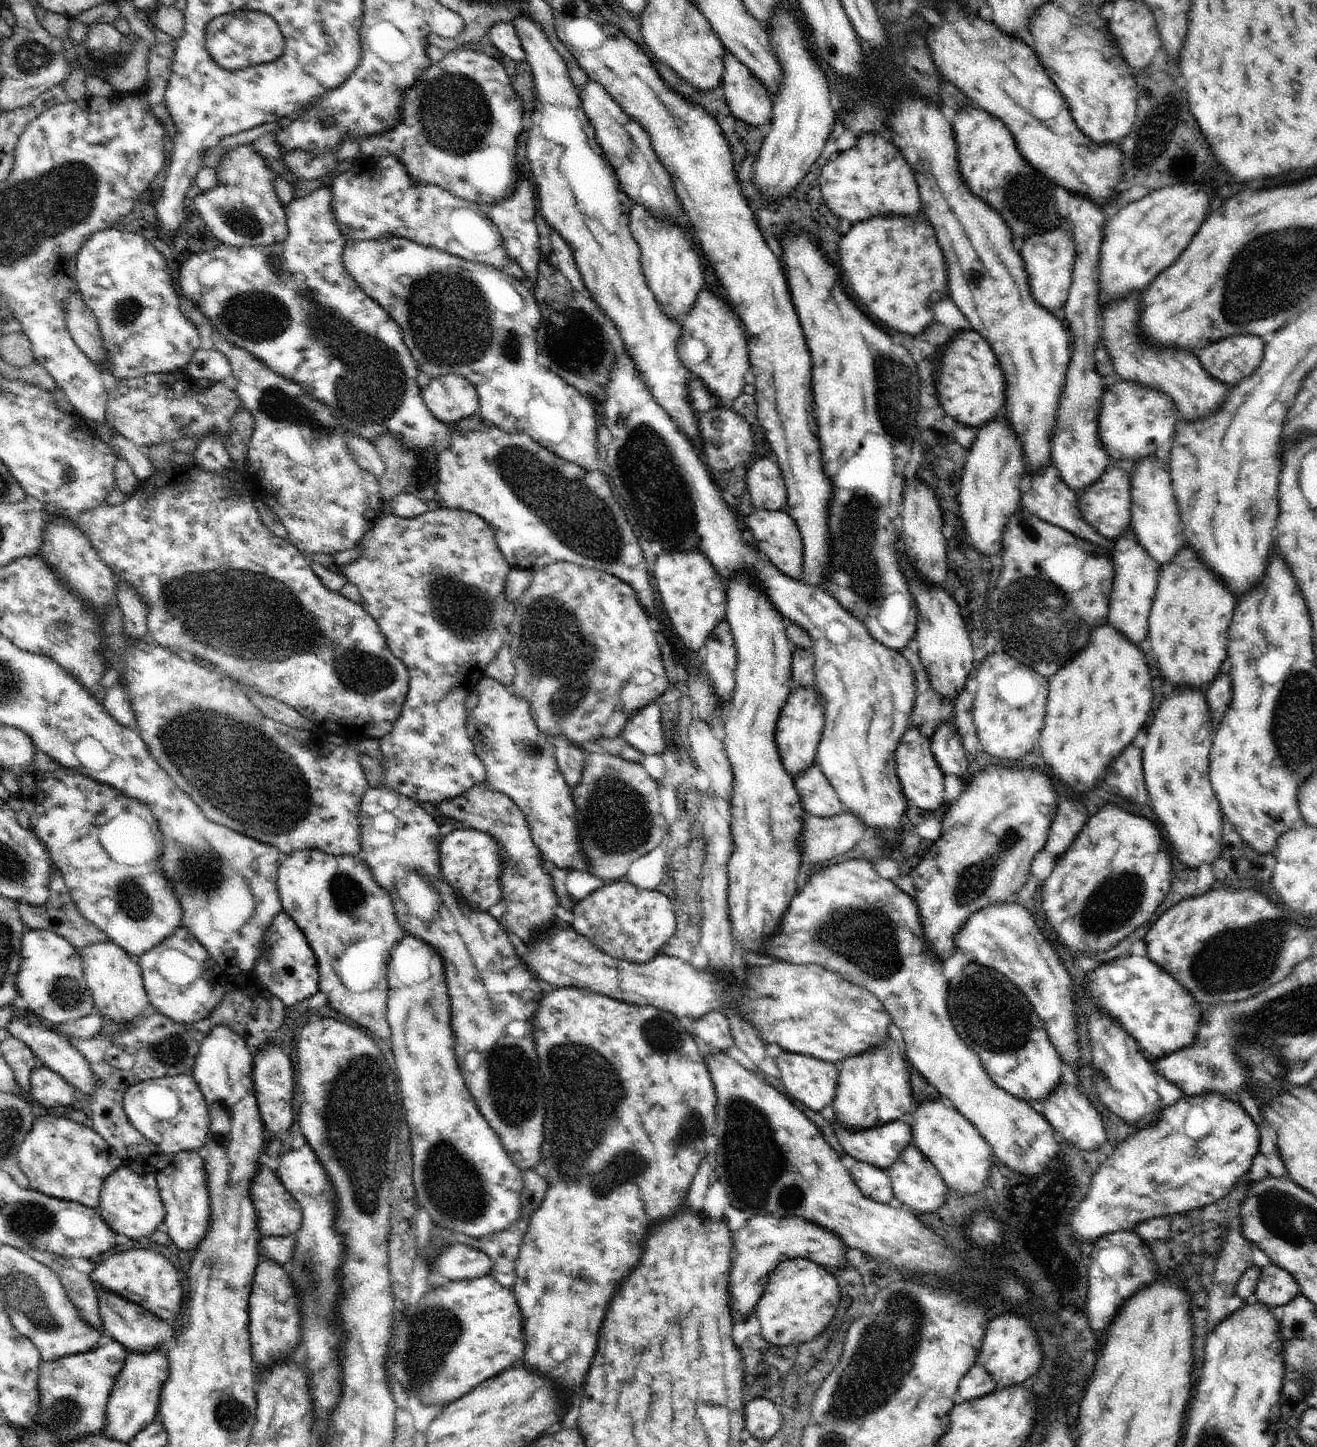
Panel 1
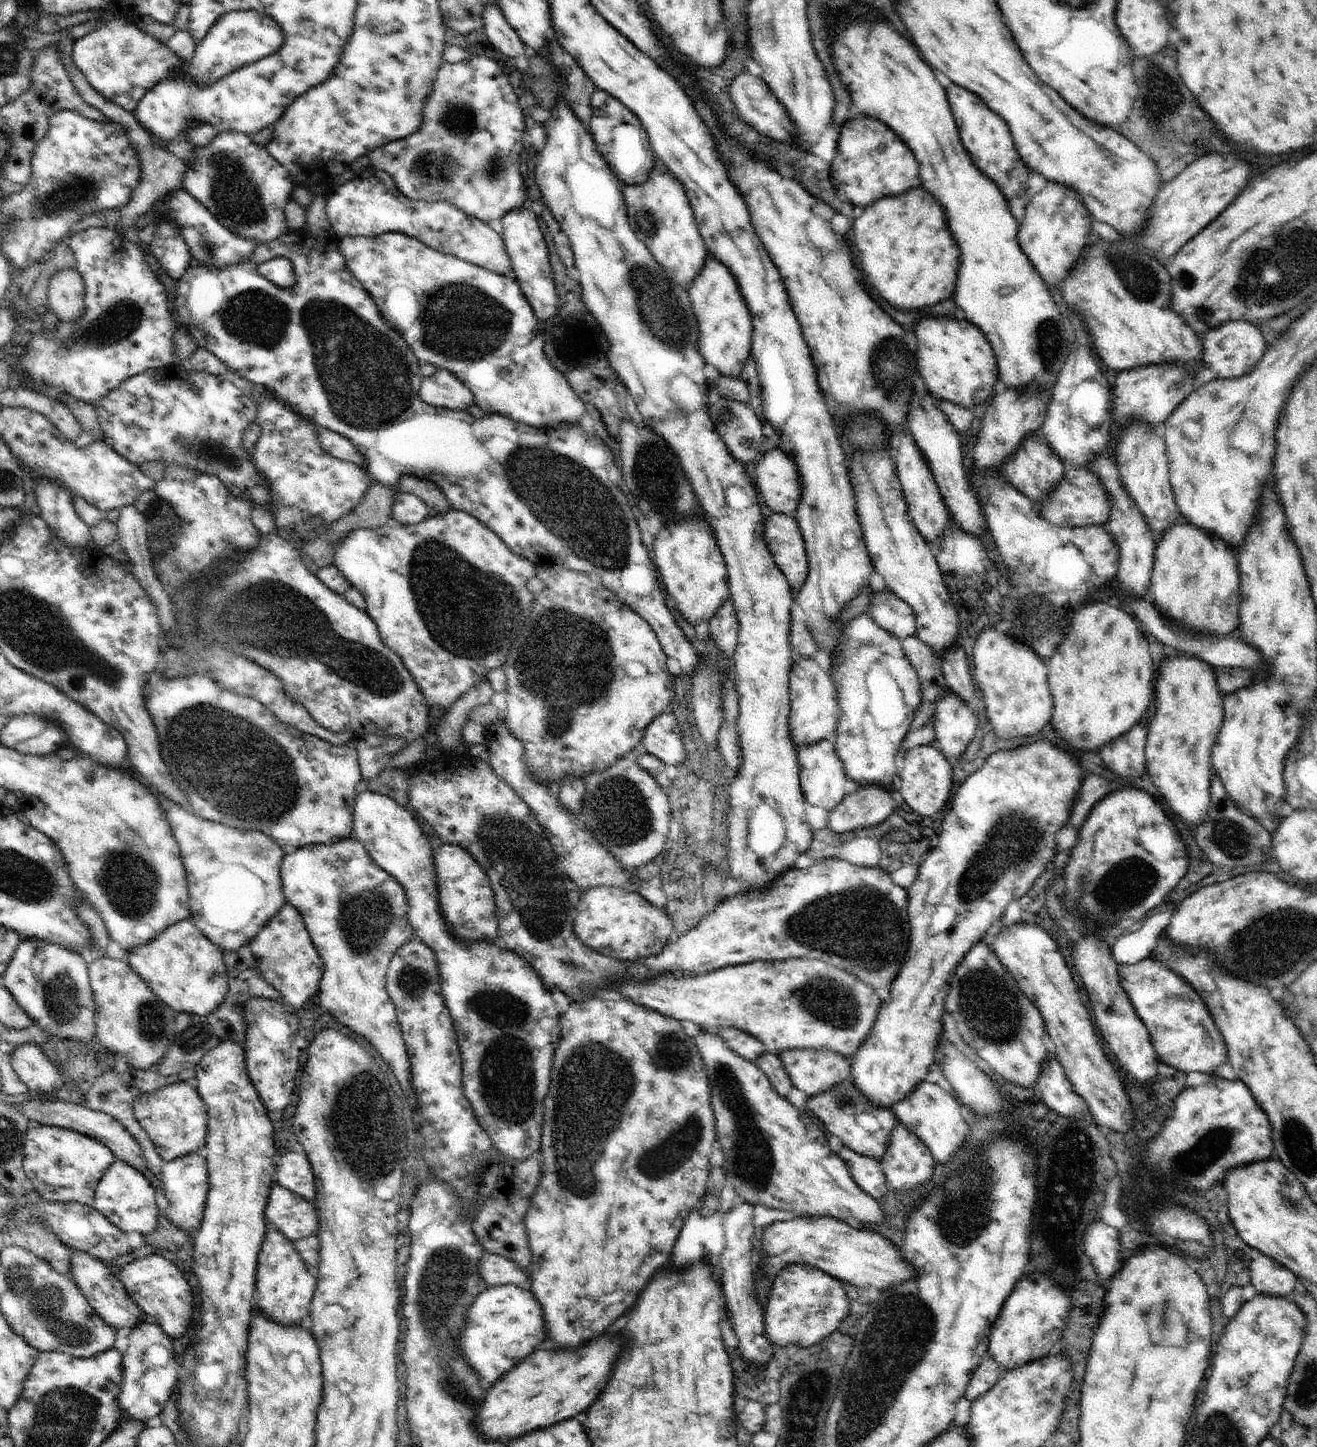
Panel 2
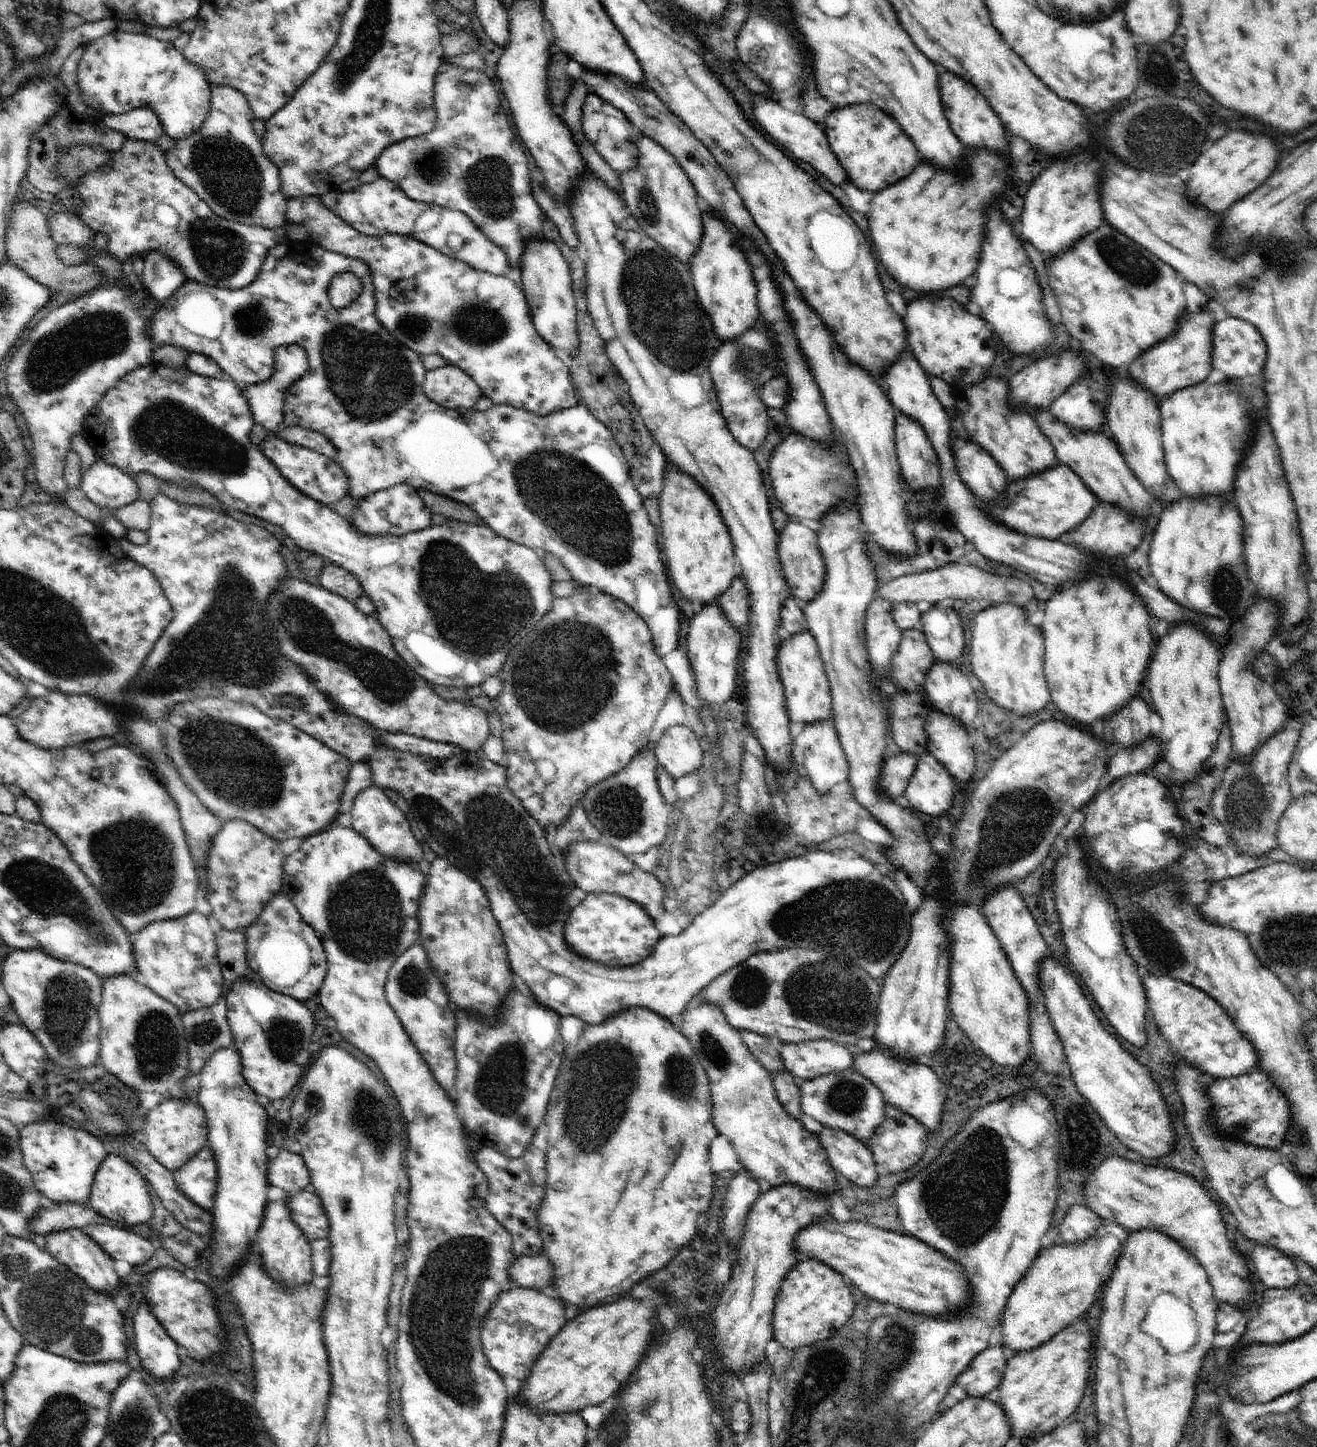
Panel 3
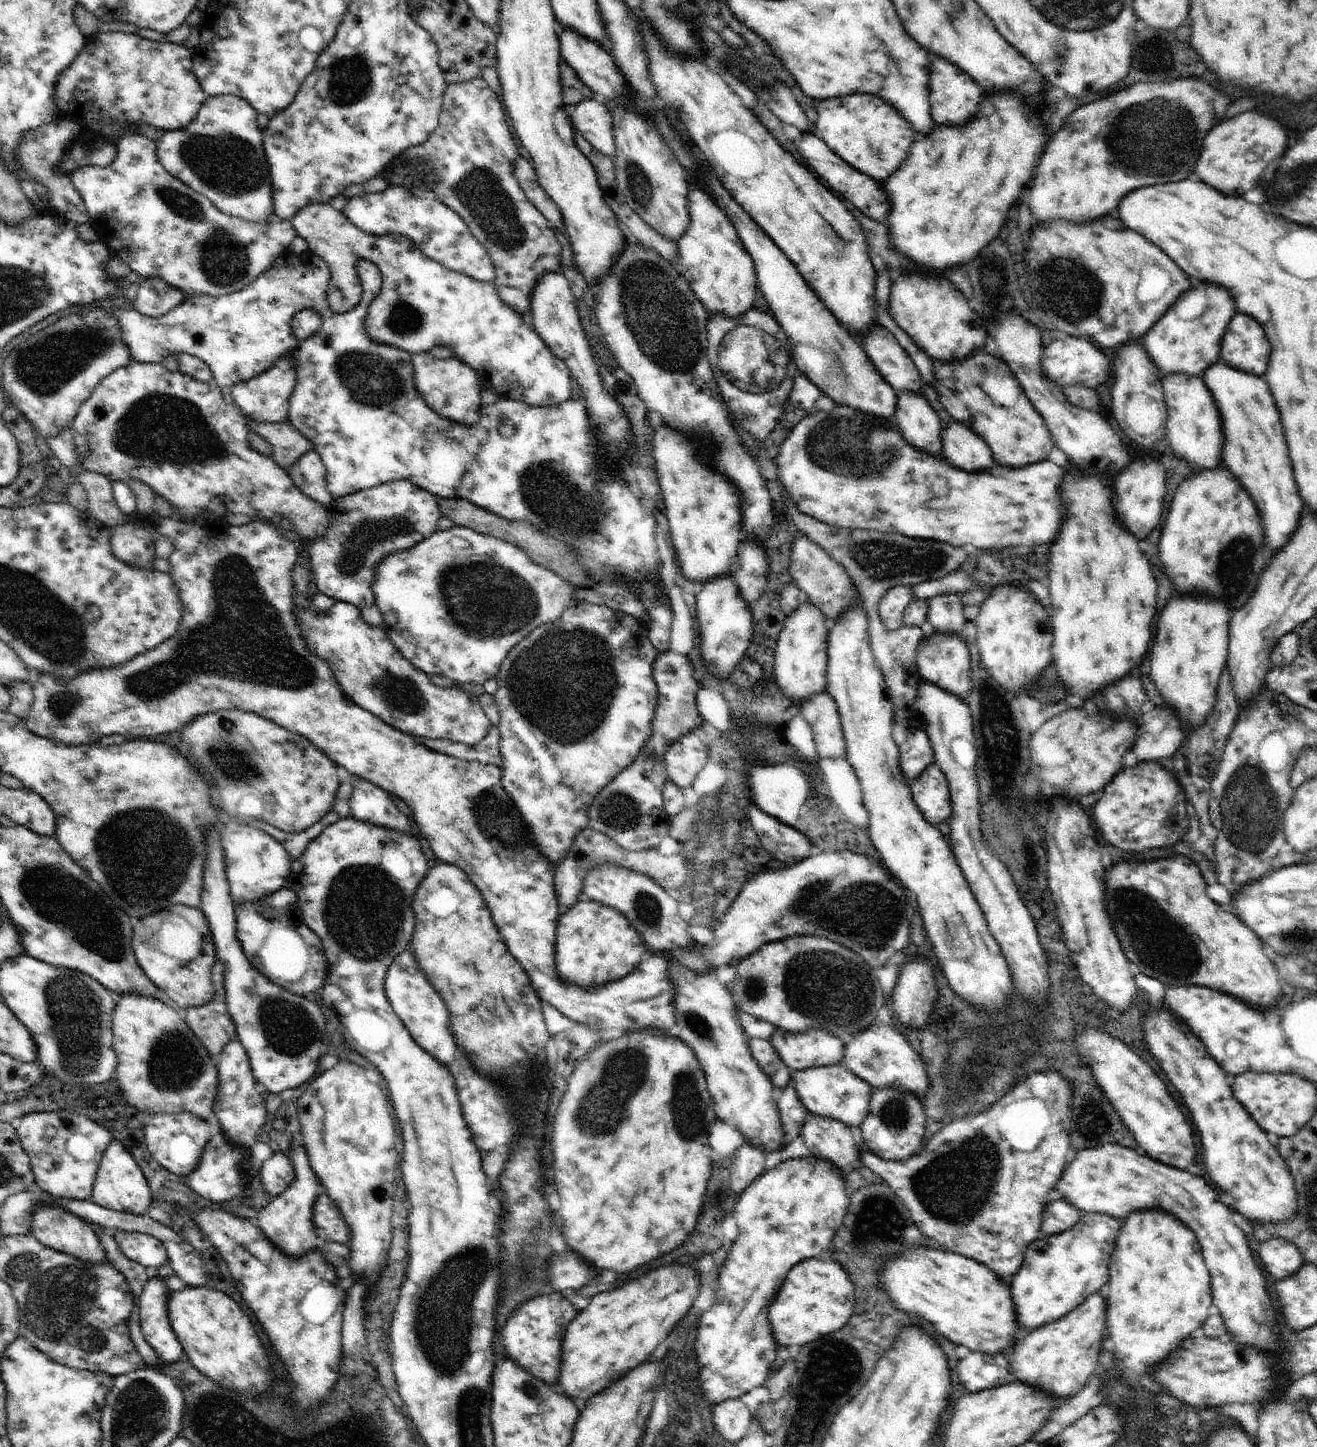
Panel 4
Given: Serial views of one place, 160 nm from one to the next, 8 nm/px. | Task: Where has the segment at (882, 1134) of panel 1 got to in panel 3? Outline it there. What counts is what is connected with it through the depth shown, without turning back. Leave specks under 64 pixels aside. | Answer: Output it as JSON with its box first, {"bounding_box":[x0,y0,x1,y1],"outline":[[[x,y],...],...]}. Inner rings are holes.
{"bounding_box":[799,1067,887,1142],"outline":[[[852,1067],[799,1081],[799,1087],[802,1112],[824,1127],[843,1130],[855,1136],[855,1139],[866,1142],[882,1122],[887,1105],[884,1095],[877,1086]]]}

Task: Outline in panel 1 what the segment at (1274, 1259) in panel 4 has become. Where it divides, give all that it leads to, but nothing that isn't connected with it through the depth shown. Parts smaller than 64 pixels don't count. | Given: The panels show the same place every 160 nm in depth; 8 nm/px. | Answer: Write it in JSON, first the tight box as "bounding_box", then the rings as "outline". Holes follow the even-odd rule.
{"bounding_box":[1252,1263,1299,1308],"outline":[[[1270,1263],[1260,1269],[1252,1297],[1270,1308],[1276,1308],[1286,1306],[1298,1292],[1299,1286],[1294,1277],[1287,1270]]]}

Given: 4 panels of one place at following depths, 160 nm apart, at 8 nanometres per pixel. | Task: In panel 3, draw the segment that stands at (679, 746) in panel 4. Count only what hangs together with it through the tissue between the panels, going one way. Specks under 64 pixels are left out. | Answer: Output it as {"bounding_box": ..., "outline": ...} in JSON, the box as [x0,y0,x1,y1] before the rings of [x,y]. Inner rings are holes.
{"bounding_box":[654,726,702,778],"outline":[[[670,726],[655,742],[654,754],[674,778],[696,772],[702,766],[702,747],[690,726]]]}

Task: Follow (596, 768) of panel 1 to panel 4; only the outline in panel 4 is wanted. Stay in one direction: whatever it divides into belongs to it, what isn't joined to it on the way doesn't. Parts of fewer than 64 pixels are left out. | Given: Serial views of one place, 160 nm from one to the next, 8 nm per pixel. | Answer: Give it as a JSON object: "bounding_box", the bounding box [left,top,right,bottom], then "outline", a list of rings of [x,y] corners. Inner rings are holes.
{"bounding_box":[588,649,704,851],"outline":[[[668,649],[657,654],[651,667],[658,698],[650,738],[642,746],[634,762],[596,795],[588,811],[592,829],[605,834],[629,851],[657,847],[669,833],[671,818],[666,814],[663,803],[663,788],[669,778],[664,755],[673,742],[704,722],[696,706],[700,684],[694,679],[694,666],[689,656],[676,654]]]}

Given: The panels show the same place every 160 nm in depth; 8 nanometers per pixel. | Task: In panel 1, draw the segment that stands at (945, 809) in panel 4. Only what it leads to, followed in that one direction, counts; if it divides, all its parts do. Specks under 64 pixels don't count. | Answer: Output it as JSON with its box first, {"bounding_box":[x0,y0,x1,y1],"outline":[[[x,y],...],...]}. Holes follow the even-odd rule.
{"bounding_box":[895,727,947,813],"outline":[[[908,727],[896,749],[895,759],[902,792],[911,804],[932,813],[947,804],[944,801],[945,774],[932,754],[930,739],[924,738],[915,728]]]}

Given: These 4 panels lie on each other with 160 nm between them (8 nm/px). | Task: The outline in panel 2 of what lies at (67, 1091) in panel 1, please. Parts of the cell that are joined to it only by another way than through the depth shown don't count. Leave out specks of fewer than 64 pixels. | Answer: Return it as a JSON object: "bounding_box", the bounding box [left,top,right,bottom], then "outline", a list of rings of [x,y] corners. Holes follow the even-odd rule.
{"bounding_box":[10,1045,65,1098],"outline":[[[18,1045],[11,1054],[10,1062],[18,1078],[39,1098],[53,1097],[56,1089],[65,1083],[64,1075],[59,1072],[55,1062],[48,1059],[41,1045]]]}

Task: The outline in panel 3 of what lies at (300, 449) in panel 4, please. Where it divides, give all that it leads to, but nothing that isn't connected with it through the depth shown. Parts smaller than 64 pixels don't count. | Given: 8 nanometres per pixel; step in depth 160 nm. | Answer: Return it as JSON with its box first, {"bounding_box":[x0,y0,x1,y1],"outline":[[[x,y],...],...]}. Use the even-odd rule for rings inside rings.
{"bounding_box":[276,424,338,459],"outline":[[[281,424],[276,430],[276,436],[288,444],[298,444],[305,448],[314,450],[331,459],[338,454],[338,450],[332,446],[330,440],[326,439],[324,434],[314,432],[314,430],[307,430],[299,427],[288,427]]]}

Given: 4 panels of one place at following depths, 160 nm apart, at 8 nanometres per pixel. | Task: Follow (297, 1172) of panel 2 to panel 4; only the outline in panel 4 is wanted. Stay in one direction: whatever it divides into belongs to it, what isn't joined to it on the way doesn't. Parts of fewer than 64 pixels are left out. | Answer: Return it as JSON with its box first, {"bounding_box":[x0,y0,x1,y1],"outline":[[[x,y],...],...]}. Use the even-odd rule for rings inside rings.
{"bounding_box":[259,1152,295,1198],"outline":[[[281,1152],[274,1153],[264,1161],[259,1174],[264,1191],[274,1198],[286,1192],[295,1179],[290,1156]]]}

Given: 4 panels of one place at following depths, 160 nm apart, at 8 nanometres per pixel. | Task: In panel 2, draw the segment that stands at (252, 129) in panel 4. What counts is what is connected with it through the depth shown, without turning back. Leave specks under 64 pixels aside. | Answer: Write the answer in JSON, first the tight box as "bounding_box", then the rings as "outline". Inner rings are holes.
{"bounding_box":[182,130,296,244],"outline":[[[235,130],[217,133],[205,146],[194,146],[194,158],[187,162],[187,170],[182,177],[182,187],[197,198],[226,228],[244,238],[254,239],[258,244],[274,240],[288,230],[284,206],[296,187],[290,173],[268,154],[264,145],[252,141],[246,133]]]}

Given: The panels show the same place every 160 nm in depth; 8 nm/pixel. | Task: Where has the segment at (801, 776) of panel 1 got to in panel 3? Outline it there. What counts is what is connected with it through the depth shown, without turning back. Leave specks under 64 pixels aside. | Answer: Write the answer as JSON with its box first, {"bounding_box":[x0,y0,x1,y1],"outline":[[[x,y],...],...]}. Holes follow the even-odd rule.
{"bounding_box":[794,717,849,793],"outline":[[[833,717],[805,724],[802,733],[795,738],[794,746],[802,750],[802,756],[804,756],[802,766],[818,792],[825,793],[834,784],[840,784],[849,777],[849,764],[839,741]]]}

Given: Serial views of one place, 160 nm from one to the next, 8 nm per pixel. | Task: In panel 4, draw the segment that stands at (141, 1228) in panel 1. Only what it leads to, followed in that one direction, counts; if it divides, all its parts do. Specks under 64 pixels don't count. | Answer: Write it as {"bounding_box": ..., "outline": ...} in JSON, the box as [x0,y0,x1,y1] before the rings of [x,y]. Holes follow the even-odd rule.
{"bounding_box":[89,1138,153,1215],"outline":[[[113,1138],[112,1142],[106,1147],[102,1160],[98,1165],[89,1201],[113,1211],[122,1211],[135,1215],[147,1214],[147,1210],[153,1201],[150,1185],[142,1169],[120,1139]]]}

